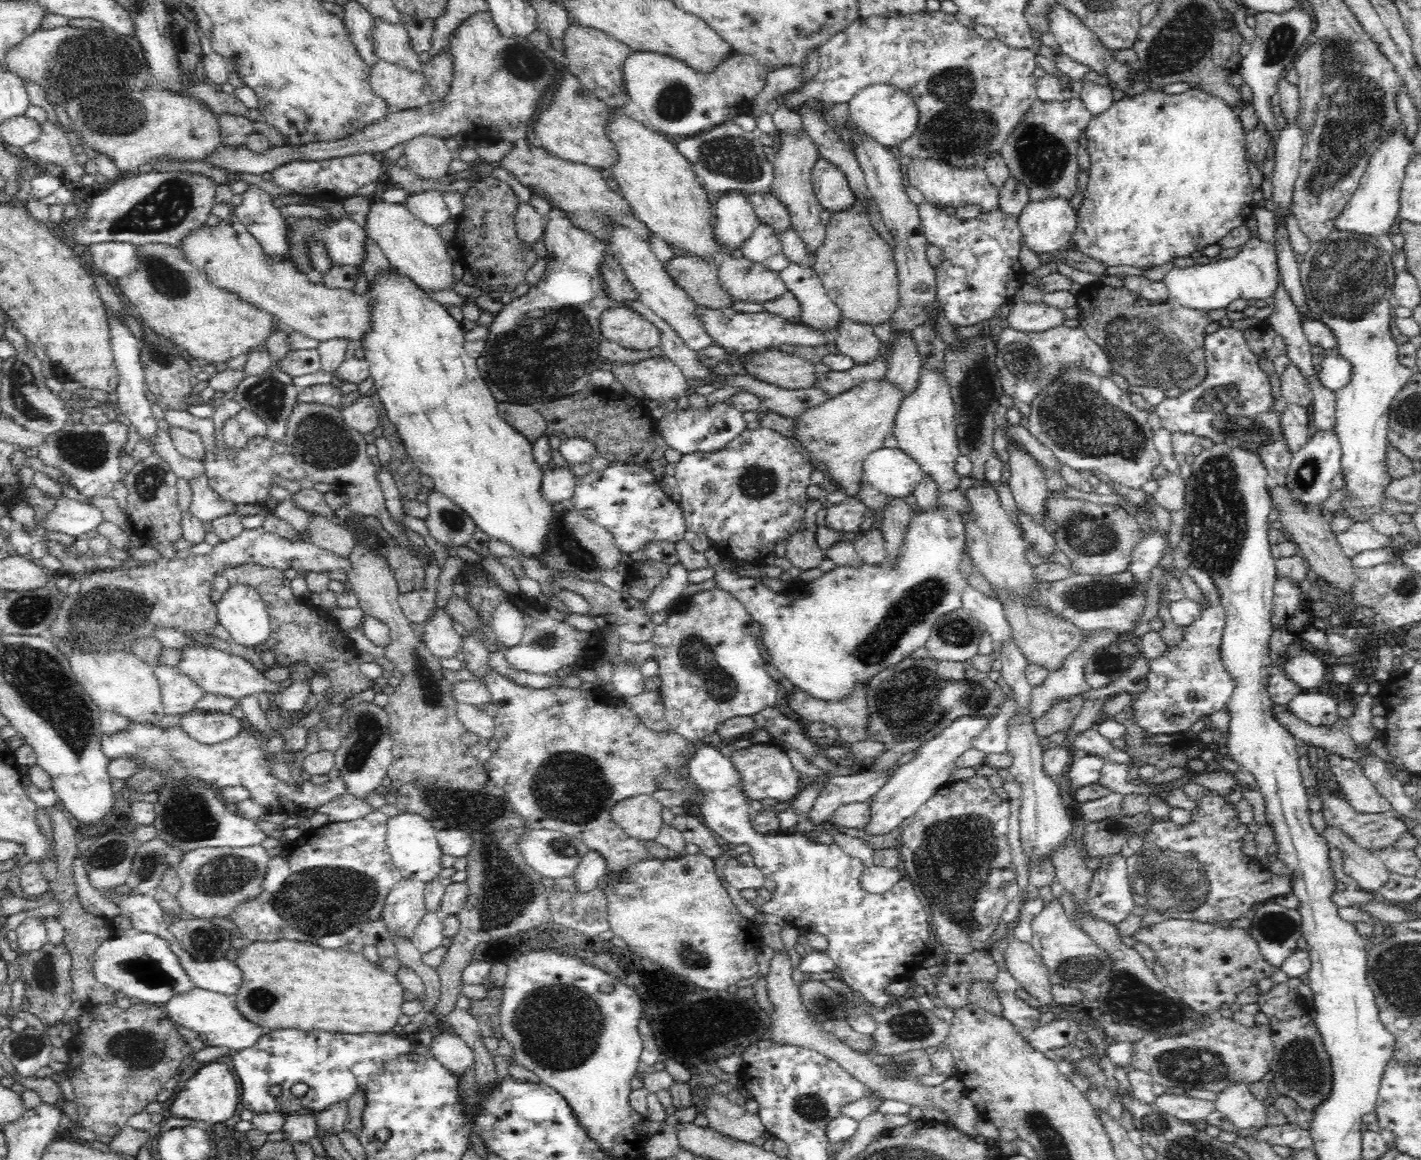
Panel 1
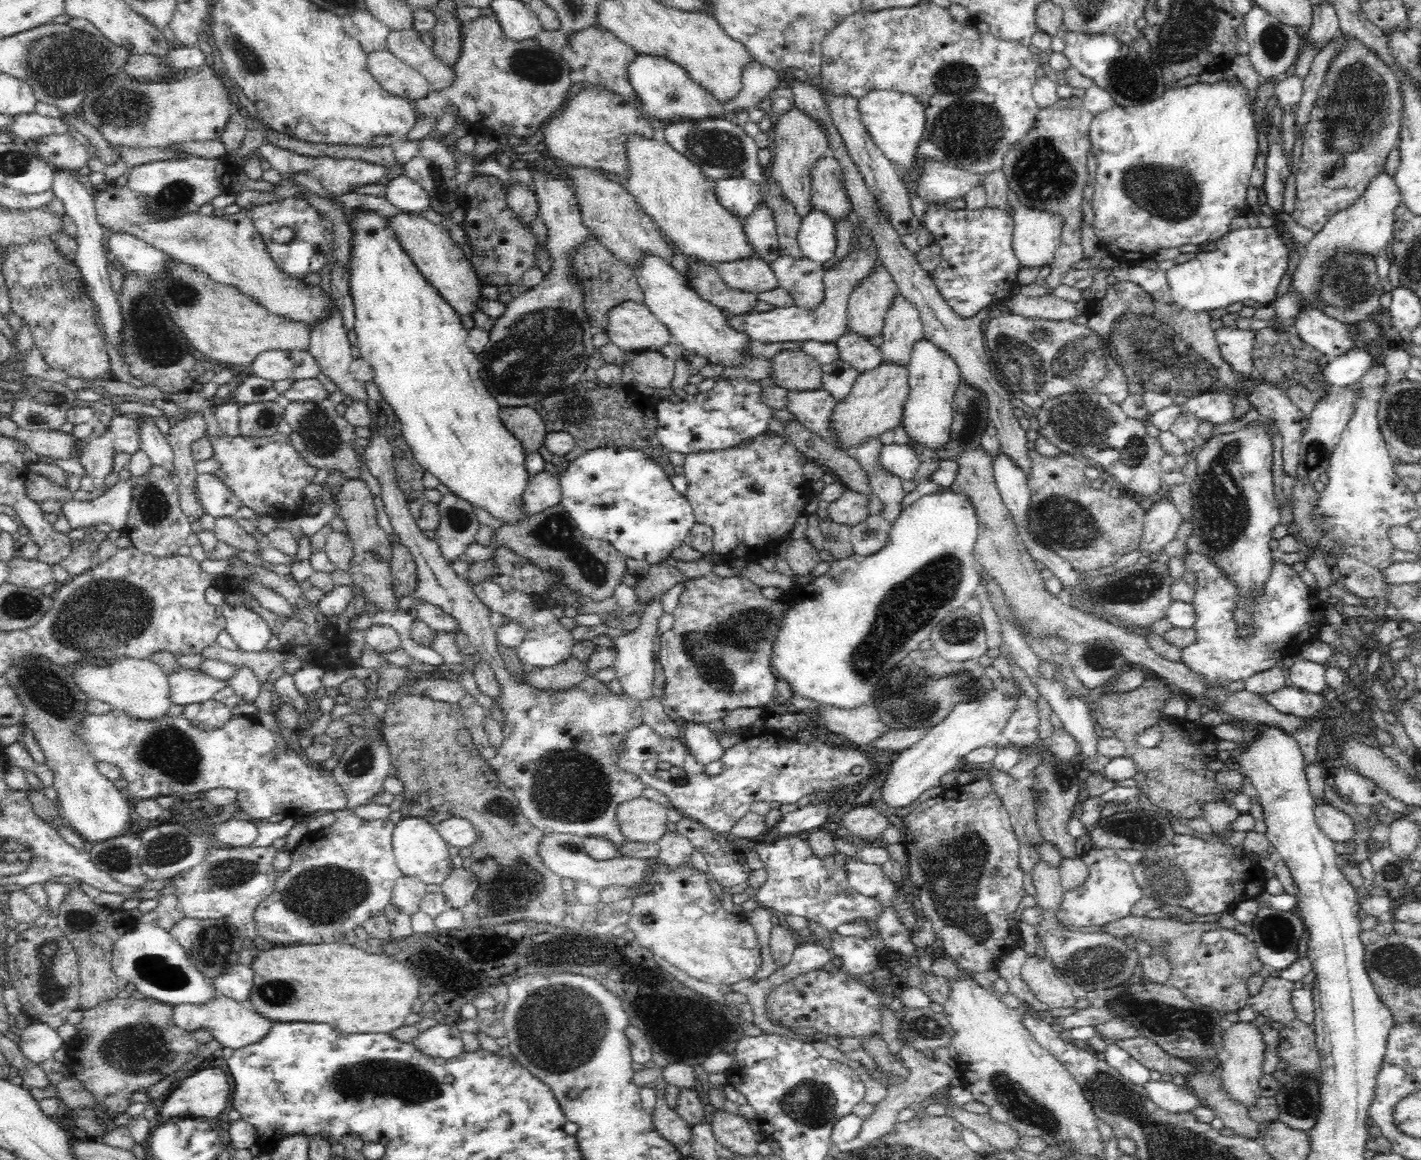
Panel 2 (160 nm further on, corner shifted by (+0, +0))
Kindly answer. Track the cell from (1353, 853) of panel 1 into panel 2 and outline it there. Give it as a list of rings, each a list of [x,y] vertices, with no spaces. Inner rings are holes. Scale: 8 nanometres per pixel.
[[[1324,797],[1315,798],[1314,810],[1317,825],[1330,840],[1354,841],[1354,822],[1348,814],[1329,804]]]

